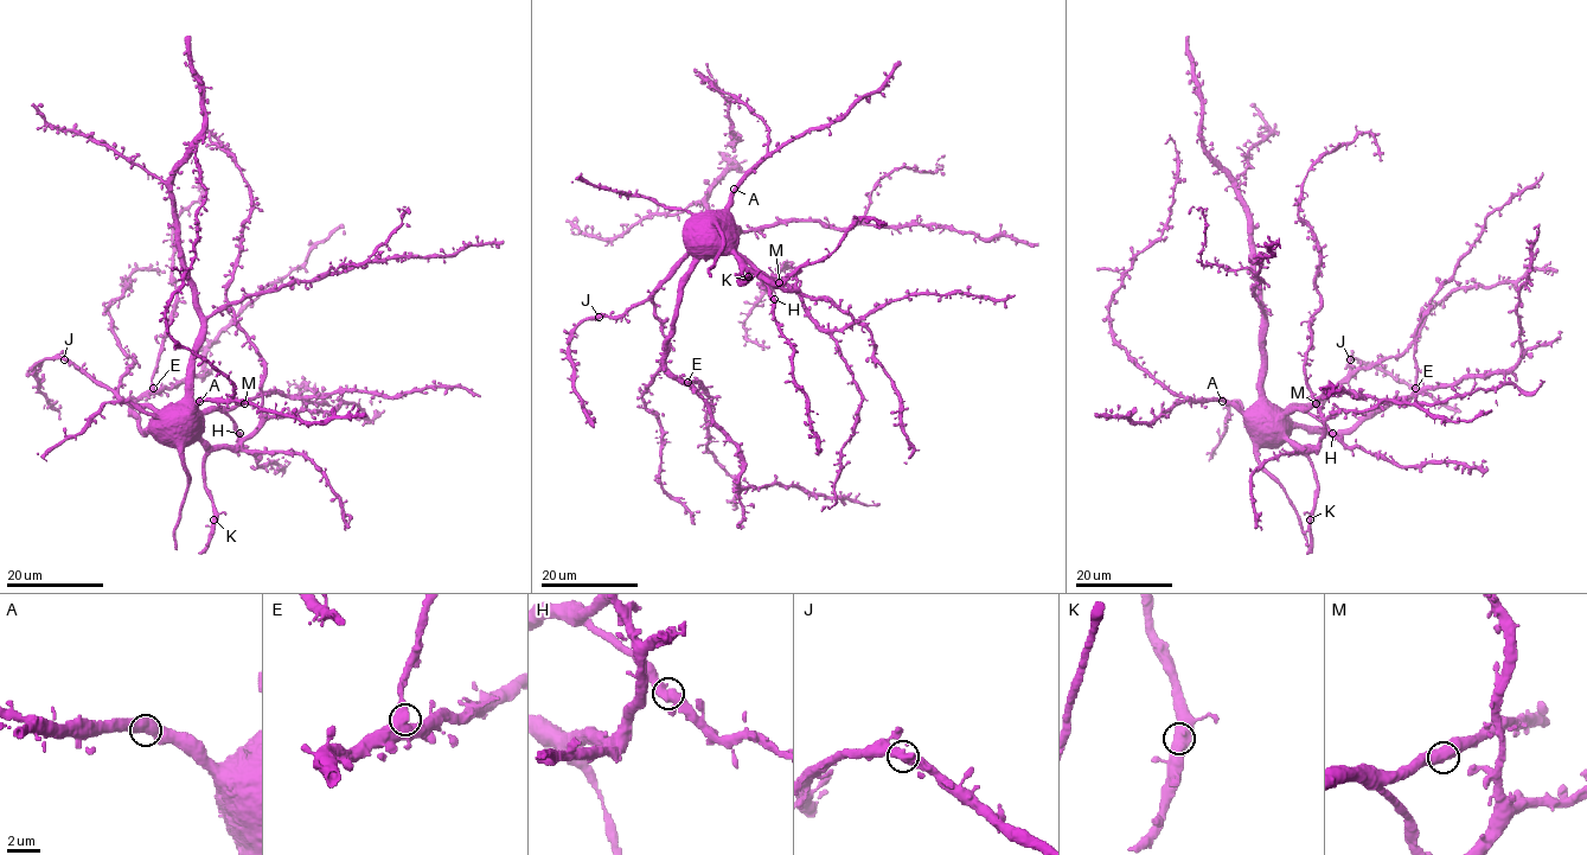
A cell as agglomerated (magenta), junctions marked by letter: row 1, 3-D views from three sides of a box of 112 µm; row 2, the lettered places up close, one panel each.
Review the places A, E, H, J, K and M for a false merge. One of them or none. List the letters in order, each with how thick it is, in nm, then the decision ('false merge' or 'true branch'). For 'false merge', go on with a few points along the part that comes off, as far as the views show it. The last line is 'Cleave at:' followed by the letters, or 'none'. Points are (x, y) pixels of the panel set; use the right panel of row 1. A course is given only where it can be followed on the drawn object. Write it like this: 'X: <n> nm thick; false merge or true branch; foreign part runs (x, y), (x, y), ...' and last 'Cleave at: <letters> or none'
A: 550 nm thick; true branch
E: 550 nm thick; true branch
H: 550 nm thick; true branch
J: 500 nm thick; true branch
K: 500 nm thick; true branch
M: 480 nm thick; true branch
Cleave at: none

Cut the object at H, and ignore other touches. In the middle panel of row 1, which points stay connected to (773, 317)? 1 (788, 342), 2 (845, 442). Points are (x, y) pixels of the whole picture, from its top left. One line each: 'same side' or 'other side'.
1: same side
2: other side

